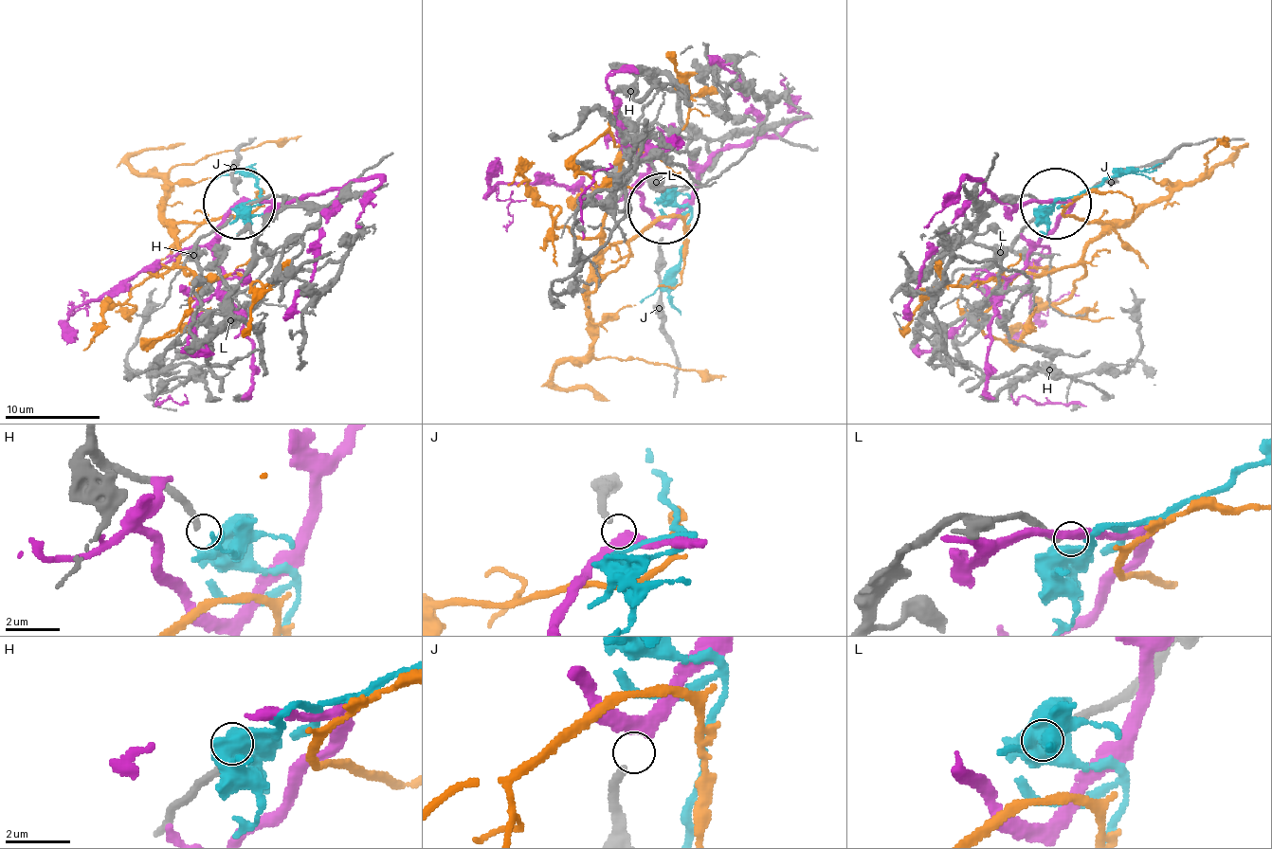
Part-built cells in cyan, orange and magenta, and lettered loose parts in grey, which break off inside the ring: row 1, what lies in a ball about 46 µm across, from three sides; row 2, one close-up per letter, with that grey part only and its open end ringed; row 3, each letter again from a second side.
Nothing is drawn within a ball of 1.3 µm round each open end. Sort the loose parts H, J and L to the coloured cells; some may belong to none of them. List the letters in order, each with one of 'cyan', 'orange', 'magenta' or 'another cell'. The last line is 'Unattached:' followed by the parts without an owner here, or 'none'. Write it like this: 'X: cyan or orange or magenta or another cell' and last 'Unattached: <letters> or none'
H: cyan
J: magenta
L: another cell
Unattached: L

